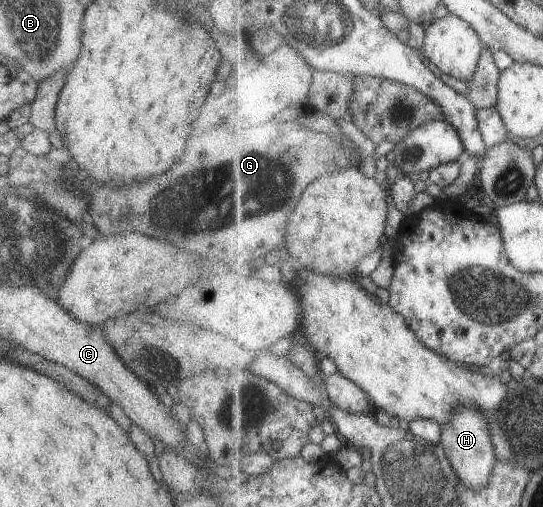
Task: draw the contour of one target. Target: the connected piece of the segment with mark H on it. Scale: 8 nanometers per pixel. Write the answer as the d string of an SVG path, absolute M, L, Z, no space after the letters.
M469 406L461 408L452 422L449 422L448 426L442 427L441 446L455 471L460 475L462 482L473 489L481 489L488 486L488 483L492 481L492 473L498 459L488 419L483 412Z

